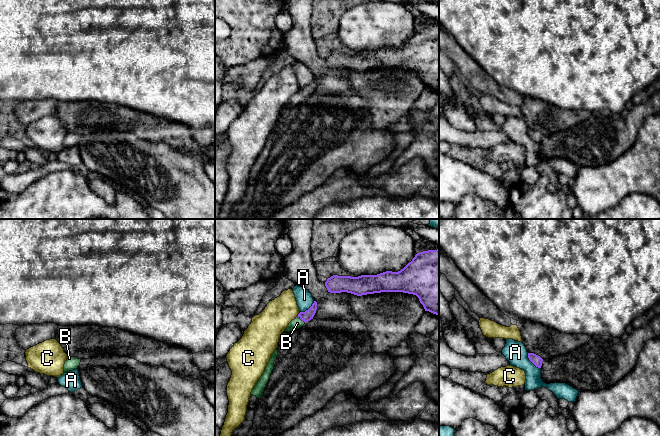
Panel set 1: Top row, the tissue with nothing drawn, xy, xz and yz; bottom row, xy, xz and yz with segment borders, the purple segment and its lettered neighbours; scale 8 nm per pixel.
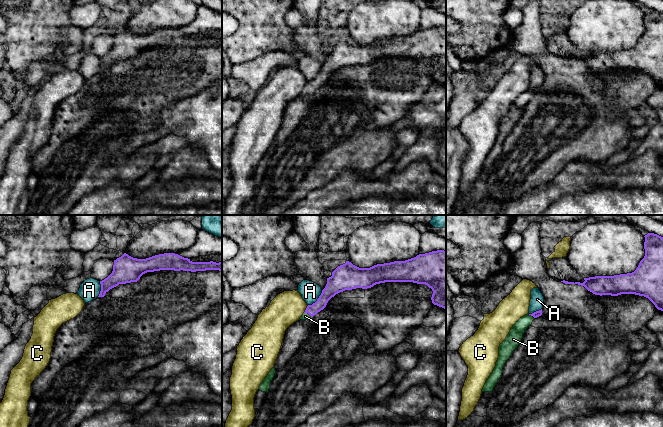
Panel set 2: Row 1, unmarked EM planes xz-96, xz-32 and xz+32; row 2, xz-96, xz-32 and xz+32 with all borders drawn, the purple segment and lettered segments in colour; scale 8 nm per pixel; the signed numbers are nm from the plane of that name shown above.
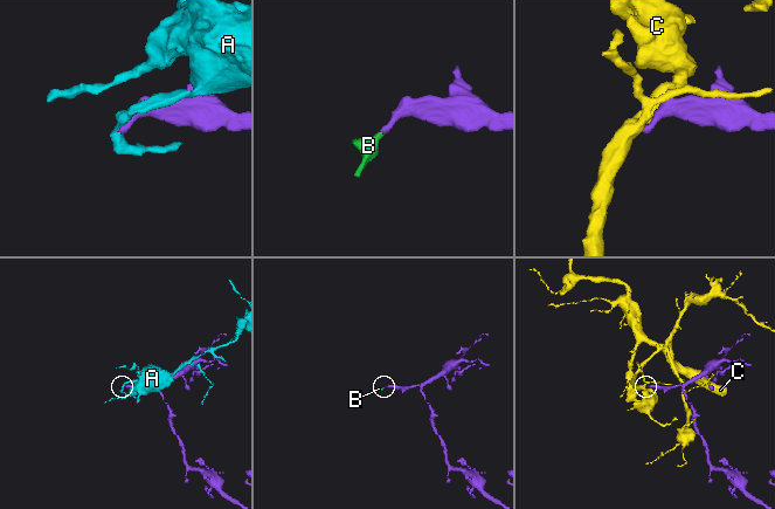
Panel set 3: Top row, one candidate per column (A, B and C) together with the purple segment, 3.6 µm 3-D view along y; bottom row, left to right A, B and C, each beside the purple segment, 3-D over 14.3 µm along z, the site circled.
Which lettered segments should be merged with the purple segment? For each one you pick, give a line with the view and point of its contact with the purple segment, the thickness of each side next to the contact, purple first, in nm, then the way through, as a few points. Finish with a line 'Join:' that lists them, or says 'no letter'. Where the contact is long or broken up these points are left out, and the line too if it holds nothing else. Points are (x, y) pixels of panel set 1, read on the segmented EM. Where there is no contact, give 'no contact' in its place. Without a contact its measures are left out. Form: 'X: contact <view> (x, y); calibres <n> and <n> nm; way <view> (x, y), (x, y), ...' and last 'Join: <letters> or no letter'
B: contact xz (301, 319); calibres 90 and 90 nm; way xz (306, 316), (301, 319), (297, 323)
Join: B

